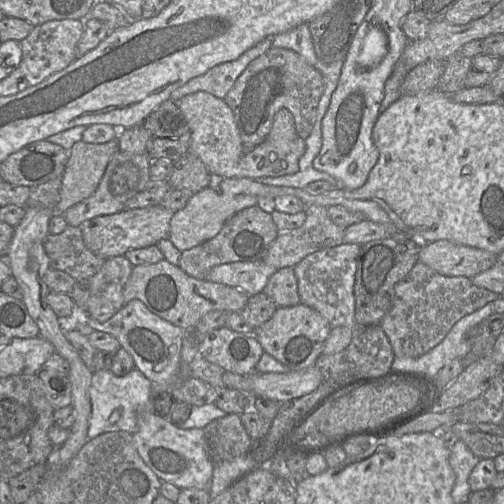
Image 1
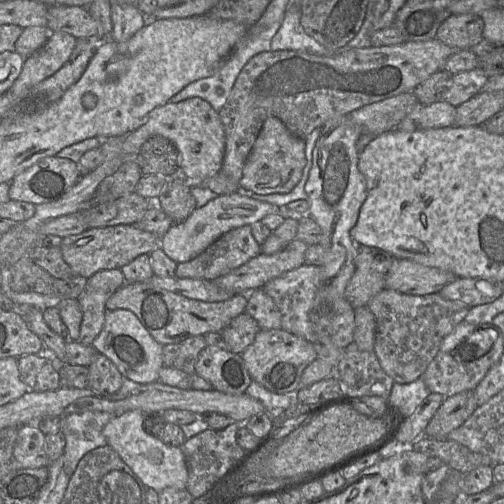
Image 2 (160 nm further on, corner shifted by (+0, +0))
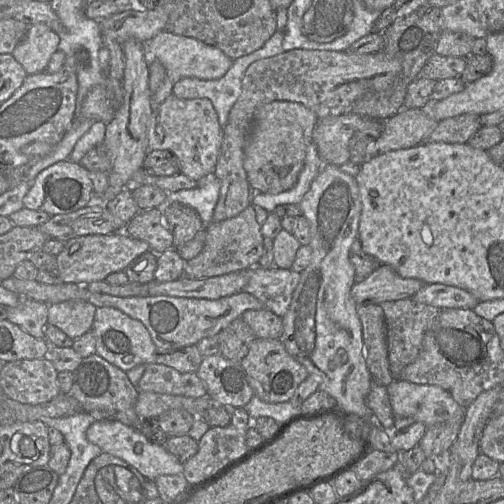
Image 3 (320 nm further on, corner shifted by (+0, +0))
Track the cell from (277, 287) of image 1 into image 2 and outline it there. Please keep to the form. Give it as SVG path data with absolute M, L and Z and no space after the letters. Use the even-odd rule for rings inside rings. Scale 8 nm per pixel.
M256 289L248 294L246 312L257 321L262 330L283 329L278 307L263 289Z

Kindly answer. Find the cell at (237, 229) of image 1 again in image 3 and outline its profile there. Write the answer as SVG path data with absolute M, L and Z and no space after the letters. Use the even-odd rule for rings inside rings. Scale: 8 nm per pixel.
M252 205L235 217L206 225L206 239L202 251L193 259L186 261L184 276L192 279L221 276L231 272L247 270L258 266L263 252L264 237L257 223Z

